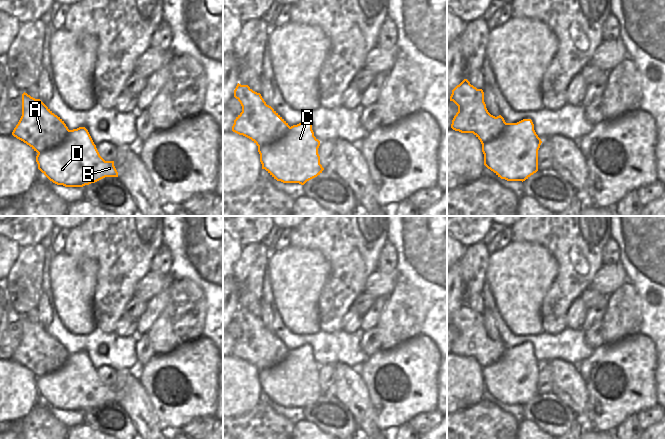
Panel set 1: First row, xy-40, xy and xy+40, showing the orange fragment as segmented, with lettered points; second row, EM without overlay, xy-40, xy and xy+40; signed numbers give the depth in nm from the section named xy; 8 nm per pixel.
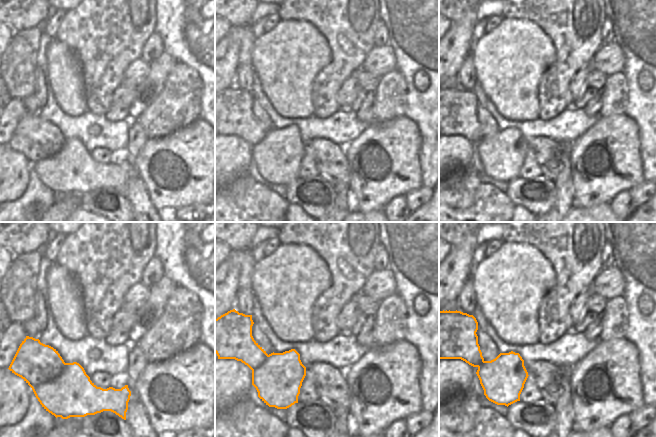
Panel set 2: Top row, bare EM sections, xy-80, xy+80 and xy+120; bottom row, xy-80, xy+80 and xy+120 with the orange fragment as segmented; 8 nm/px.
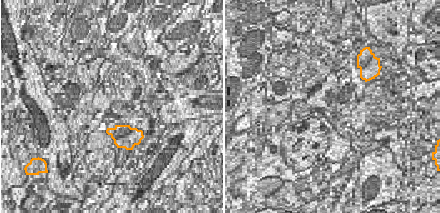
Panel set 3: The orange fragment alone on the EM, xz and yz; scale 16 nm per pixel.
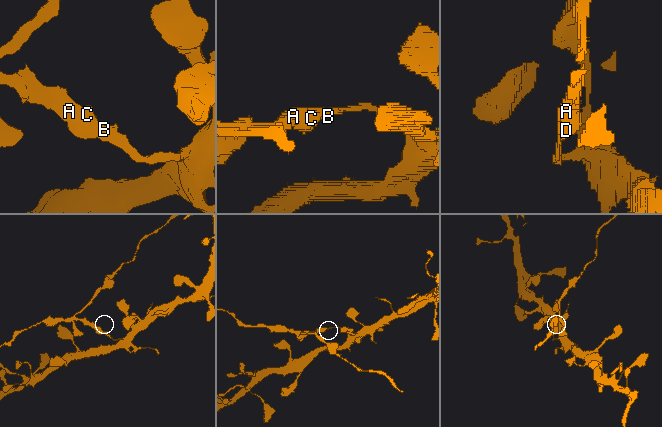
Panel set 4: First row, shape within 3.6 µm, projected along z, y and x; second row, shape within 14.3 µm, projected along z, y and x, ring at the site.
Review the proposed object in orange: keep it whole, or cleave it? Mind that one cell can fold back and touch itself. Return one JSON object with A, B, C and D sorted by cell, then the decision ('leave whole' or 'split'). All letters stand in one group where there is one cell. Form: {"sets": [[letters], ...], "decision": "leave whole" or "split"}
{"sets": [["A"], ["B", "C", "D"]], "decision": "split"}

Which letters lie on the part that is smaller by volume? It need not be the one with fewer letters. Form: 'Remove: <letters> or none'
Remove: A

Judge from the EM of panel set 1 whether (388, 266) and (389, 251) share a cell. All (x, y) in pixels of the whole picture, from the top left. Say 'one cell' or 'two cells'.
one cell

